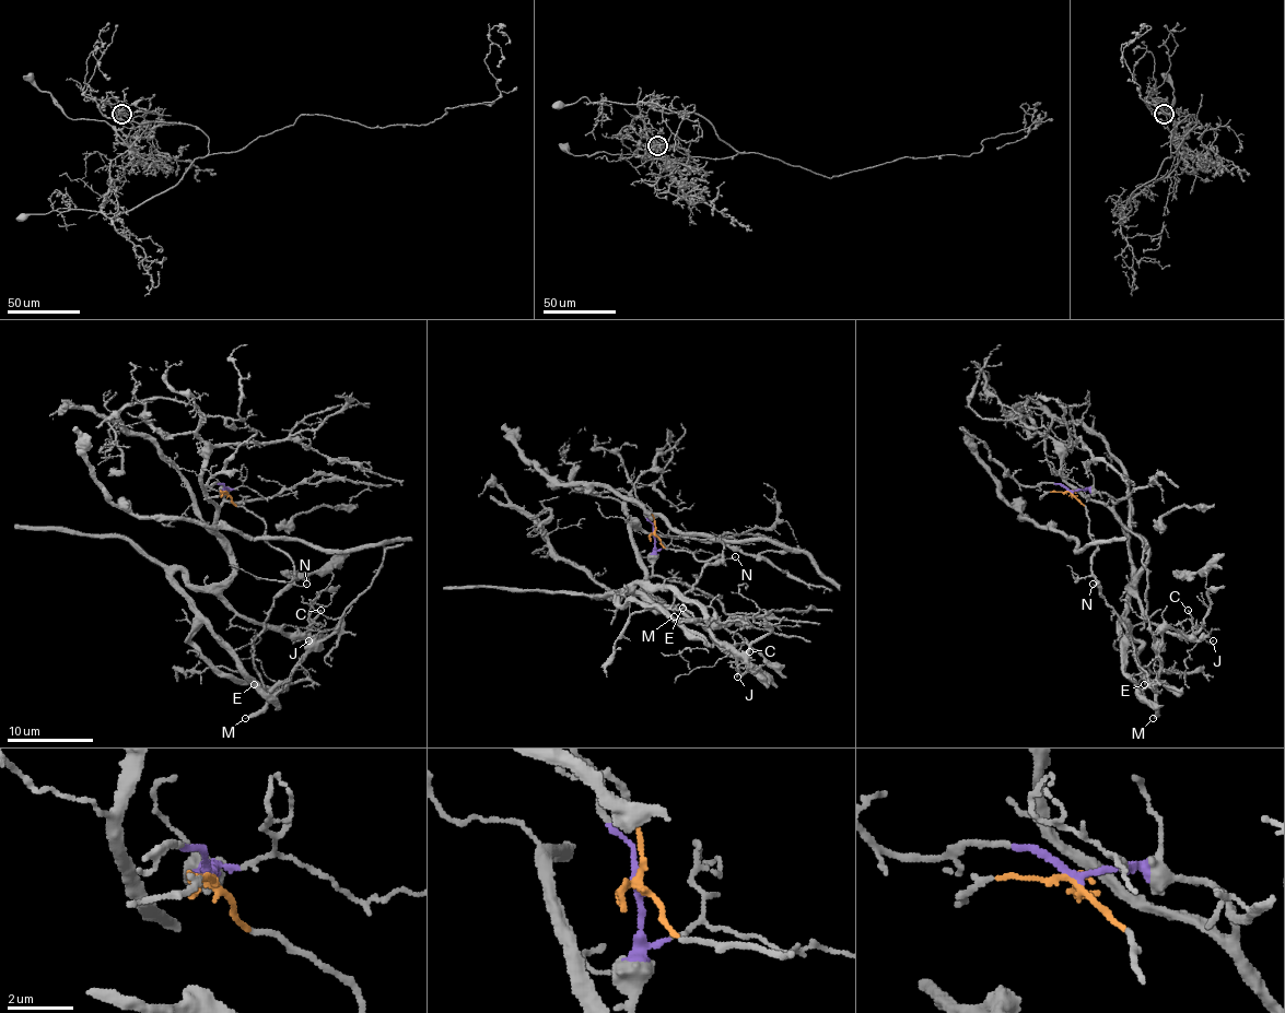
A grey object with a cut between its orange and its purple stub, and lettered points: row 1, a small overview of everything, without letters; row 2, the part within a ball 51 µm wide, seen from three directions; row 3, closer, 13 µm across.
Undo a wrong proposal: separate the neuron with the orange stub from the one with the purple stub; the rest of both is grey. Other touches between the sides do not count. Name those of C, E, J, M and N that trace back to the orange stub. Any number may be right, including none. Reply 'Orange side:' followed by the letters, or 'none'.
Orange side: M, N

